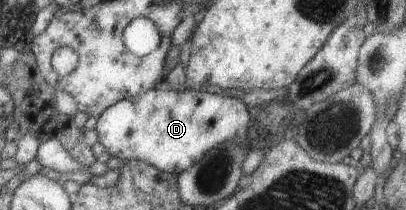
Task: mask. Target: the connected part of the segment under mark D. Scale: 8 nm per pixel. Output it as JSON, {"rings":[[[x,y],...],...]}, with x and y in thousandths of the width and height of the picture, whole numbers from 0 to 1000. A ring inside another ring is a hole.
{"rings":[[[490,410],[451,433],[365,424],[337,457],[298,471],[256,519],[236,567],[241,676],[276,748],[357,767],[392,814],[446,824],[466,786],[554,671],[608,690],[613,529],[594,467],[493,429]]]}

